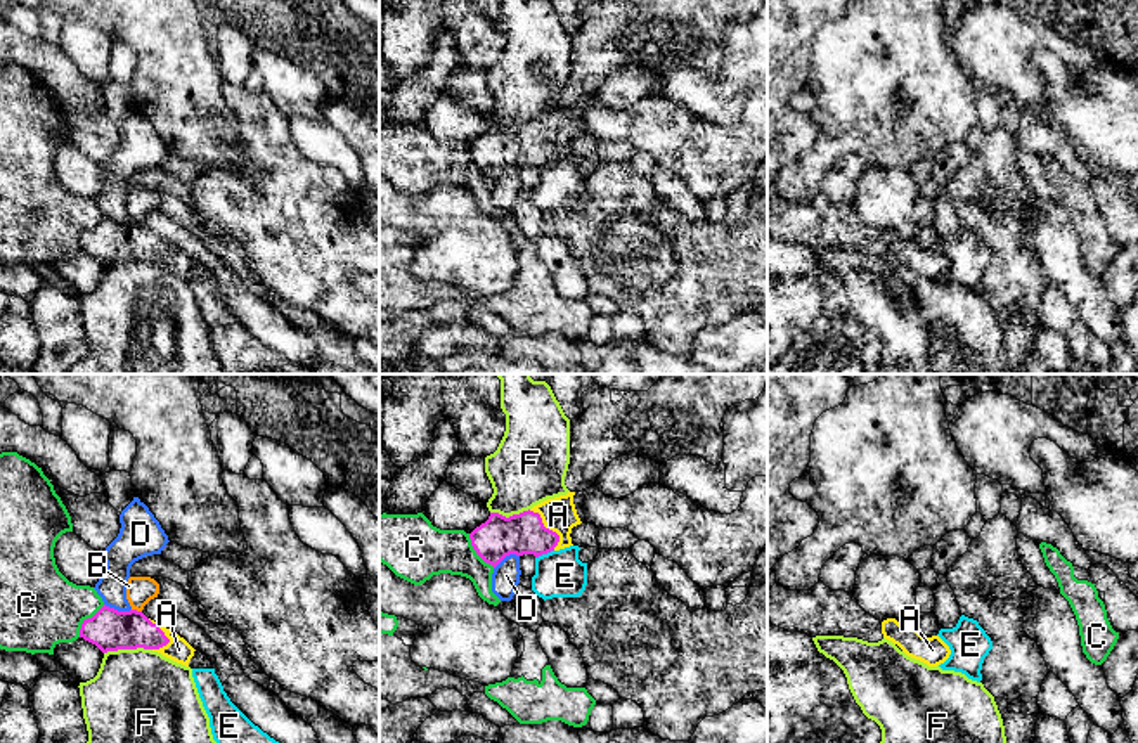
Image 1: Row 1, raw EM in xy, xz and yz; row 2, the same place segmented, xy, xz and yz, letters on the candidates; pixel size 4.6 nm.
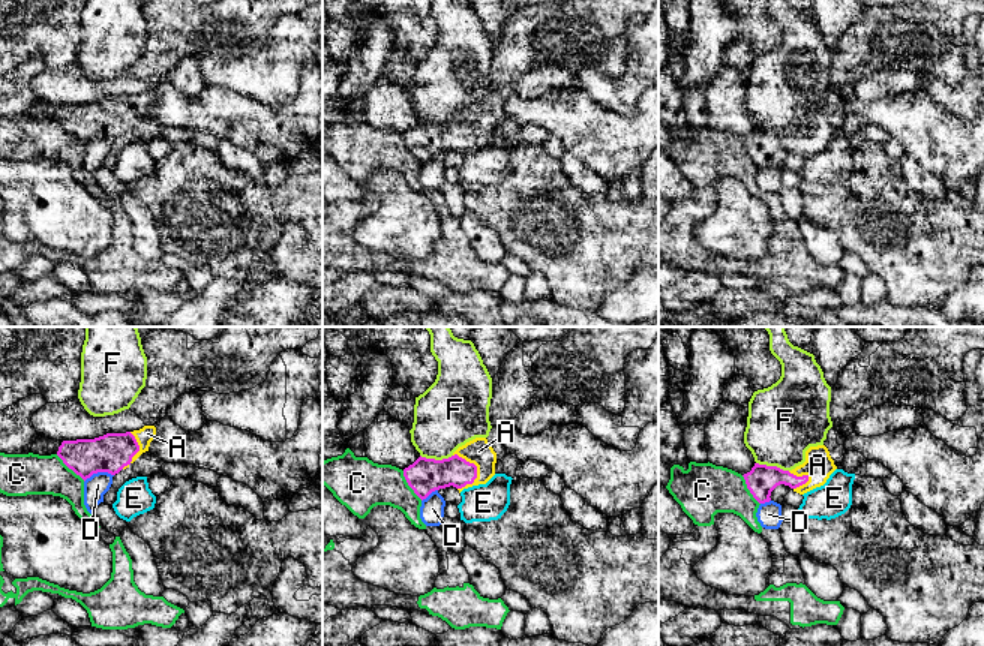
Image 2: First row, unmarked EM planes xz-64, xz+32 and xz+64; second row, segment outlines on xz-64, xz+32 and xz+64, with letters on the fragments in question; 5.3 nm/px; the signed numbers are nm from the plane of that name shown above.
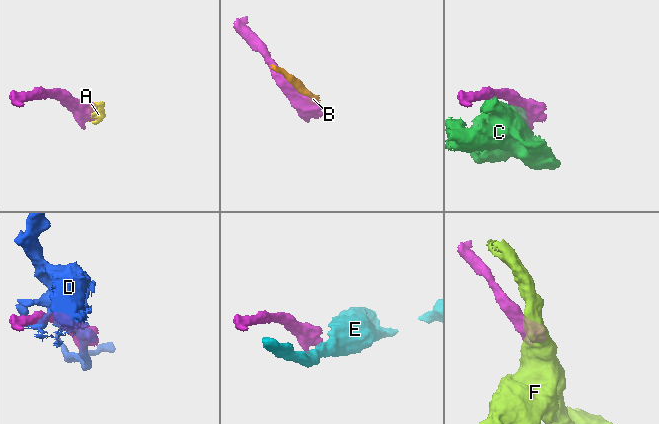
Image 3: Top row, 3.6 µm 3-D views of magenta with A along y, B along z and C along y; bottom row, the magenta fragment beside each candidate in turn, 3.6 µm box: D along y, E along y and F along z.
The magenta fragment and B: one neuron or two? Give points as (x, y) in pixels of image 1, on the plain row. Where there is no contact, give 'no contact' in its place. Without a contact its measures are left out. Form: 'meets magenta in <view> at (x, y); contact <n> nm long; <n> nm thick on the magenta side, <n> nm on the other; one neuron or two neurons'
meets magenta in xy at (135, 222); contact 50 nm long; 190 nm thick on the magenta side, 130 nm on the other; two neurons

